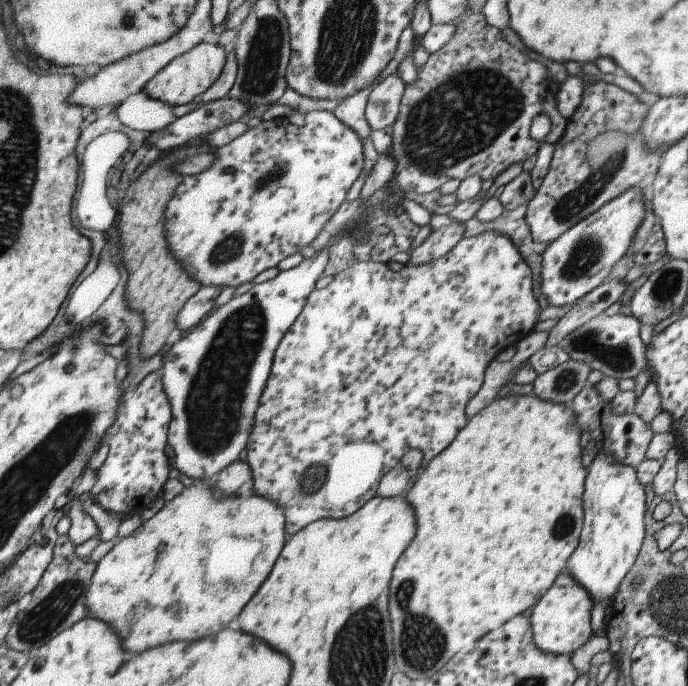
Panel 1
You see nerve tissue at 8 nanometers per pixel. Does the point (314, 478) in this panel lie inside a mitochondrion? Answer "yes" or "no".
yes

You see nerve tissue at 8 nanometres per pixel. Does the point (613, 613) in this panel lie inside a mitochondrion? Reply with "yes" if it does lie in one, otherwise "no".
no

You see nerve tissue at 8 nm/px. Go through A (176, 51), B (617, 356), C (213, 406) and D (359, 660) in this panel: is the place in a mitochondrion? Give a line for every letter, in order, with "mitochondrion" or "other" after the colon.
A: other
B: mitochondrion
C: mitochondrion
D: mitochondrion

